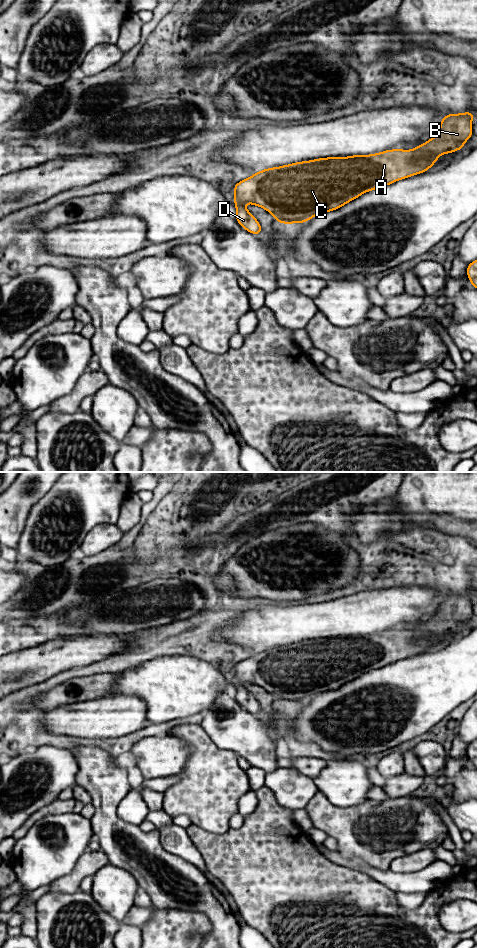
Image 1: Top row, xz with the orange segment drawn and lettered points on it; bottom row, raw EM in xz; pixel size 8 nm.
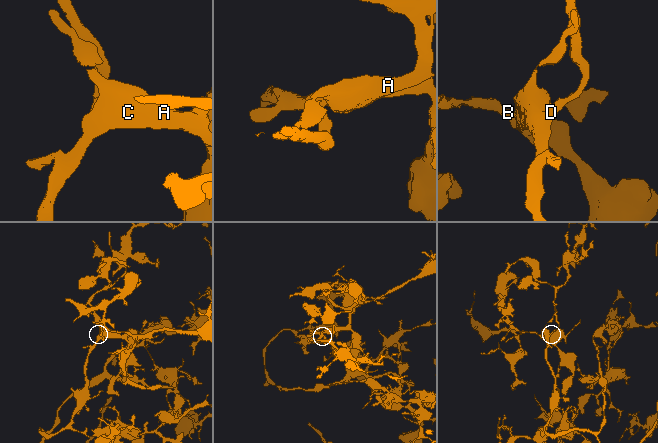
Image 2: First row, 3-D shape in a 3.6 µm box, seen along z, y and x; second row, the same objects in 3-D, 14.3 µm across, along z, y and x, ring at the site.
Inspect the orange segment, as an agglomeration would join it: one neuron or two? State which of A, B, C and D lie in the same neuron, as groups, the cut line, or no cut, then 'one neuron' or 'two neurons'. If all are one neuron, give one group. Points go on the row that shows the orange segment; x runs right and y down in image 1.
groups A B C D; cut none; one neuron

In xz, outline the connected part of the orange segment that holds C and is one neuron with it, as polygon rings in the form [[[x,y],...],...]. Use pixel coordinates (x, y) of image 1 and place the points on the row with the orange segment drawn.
[[[471,111],[444,116],[438,134],[412,150],[392,149],[365,156],[320,158],[263,169],[233,186],[235,219],[245,230],[258,235],[262,227],[244,207],[245,203],[267,210],[283,224],[302,224],[316,215],[337,210],[370,190],[426,172],[442,154],[463,149],[464,143],[473,135],[473,118]]]

